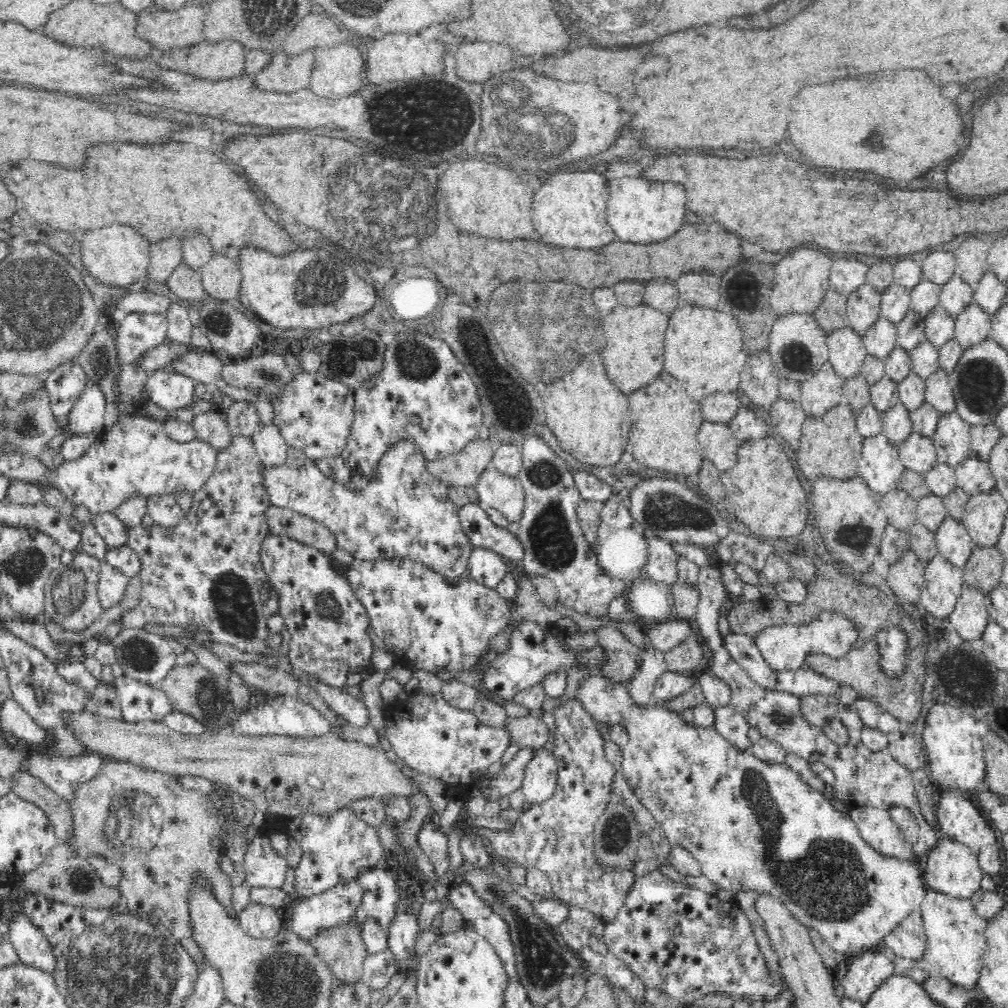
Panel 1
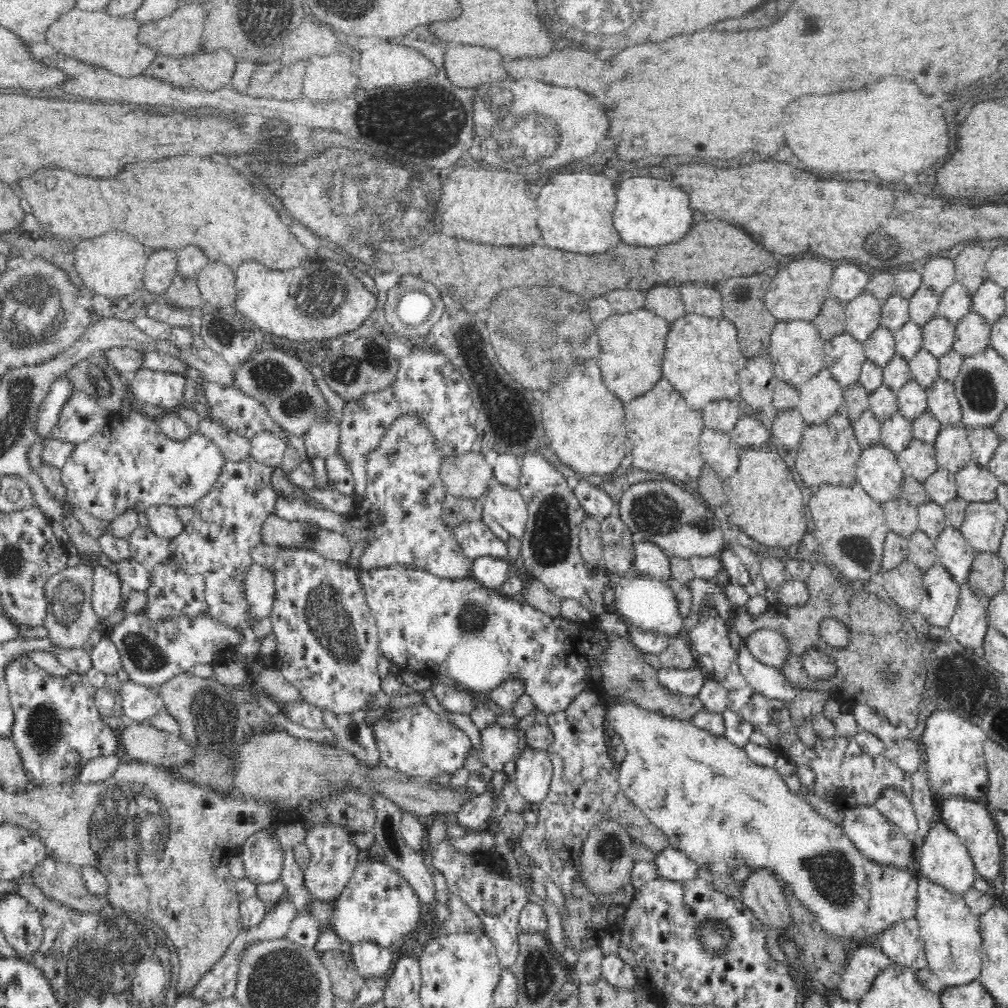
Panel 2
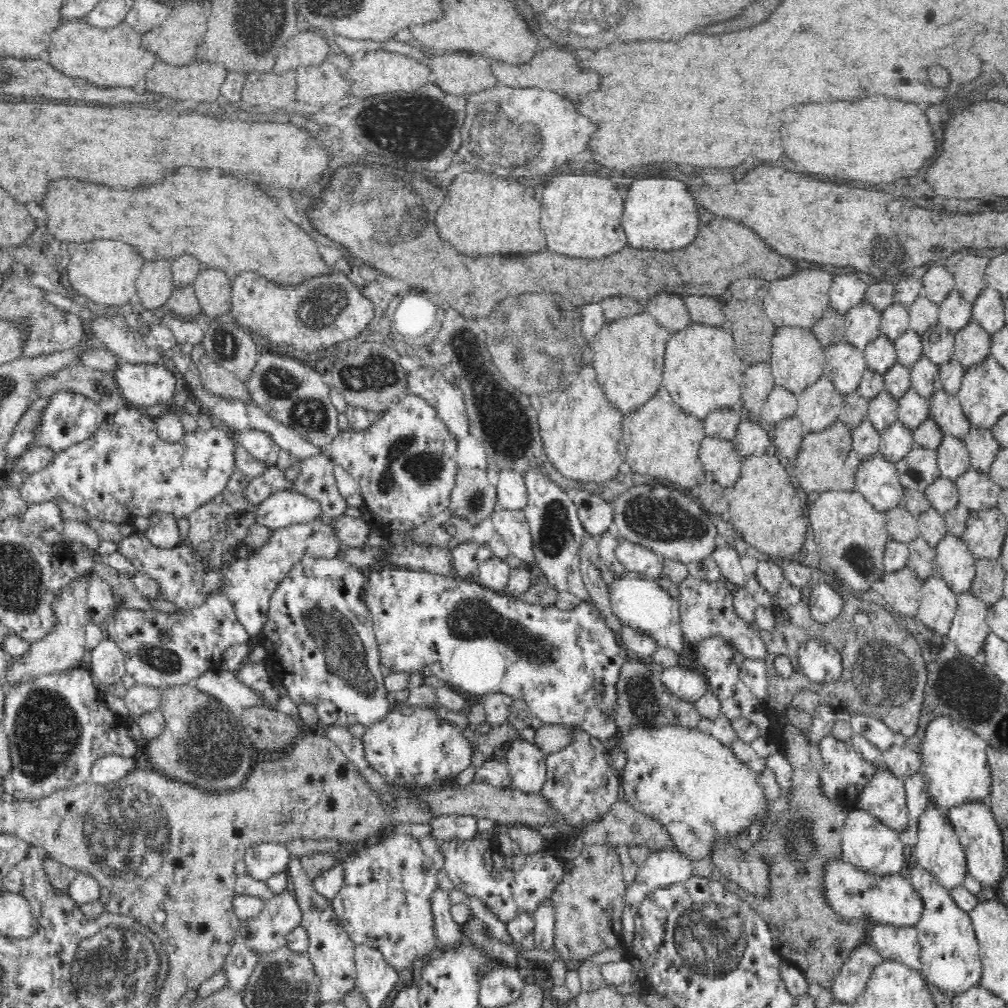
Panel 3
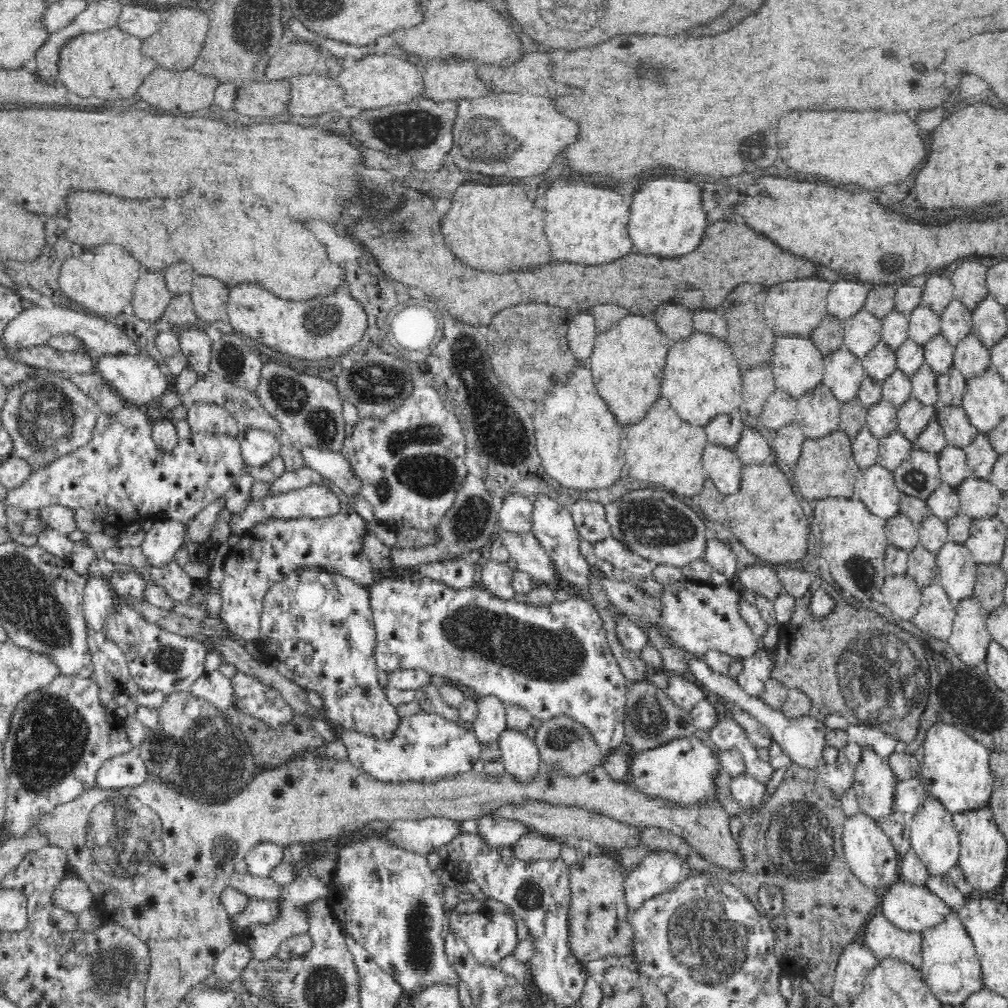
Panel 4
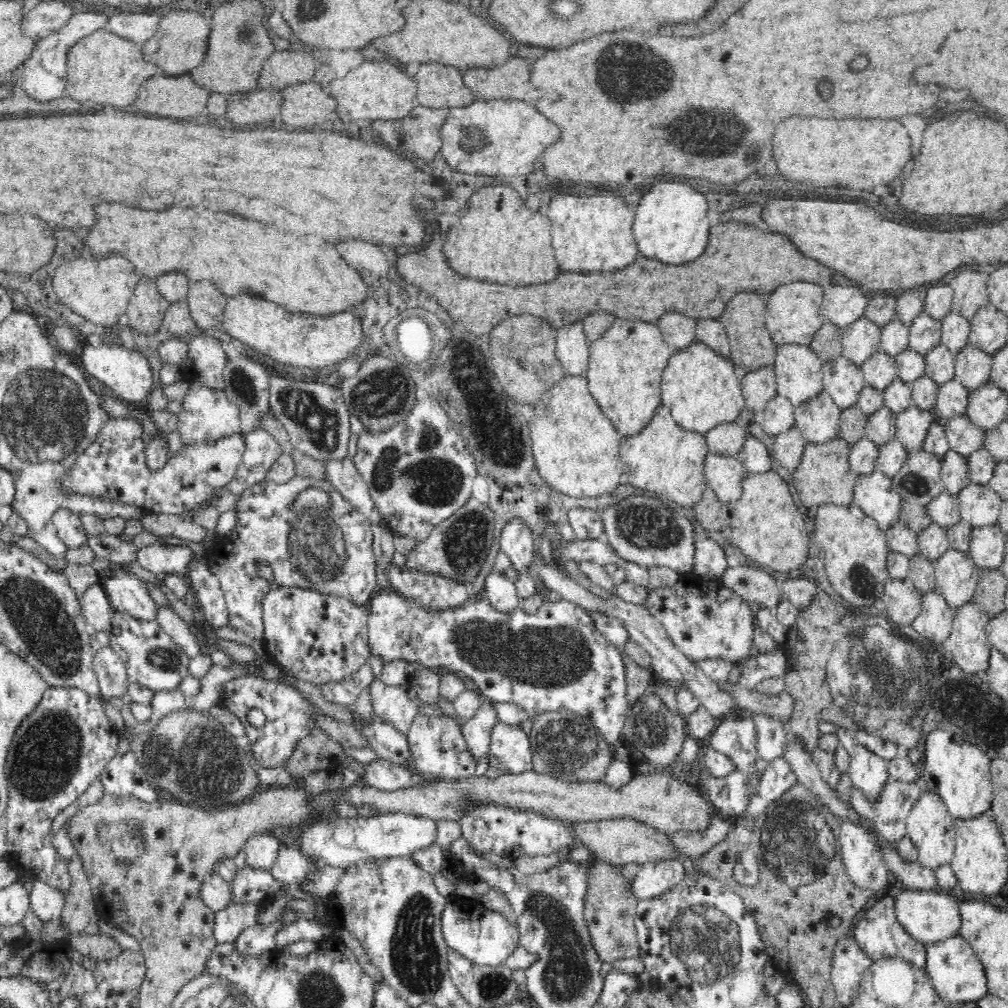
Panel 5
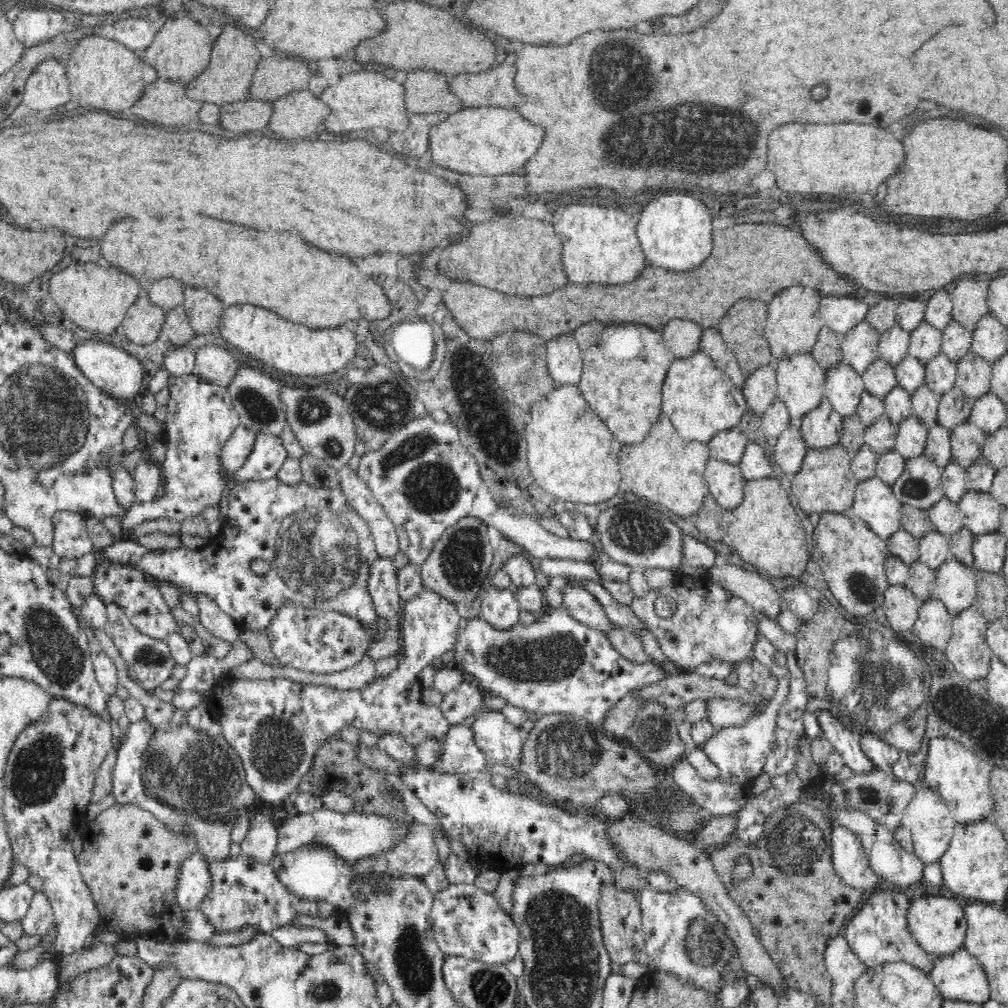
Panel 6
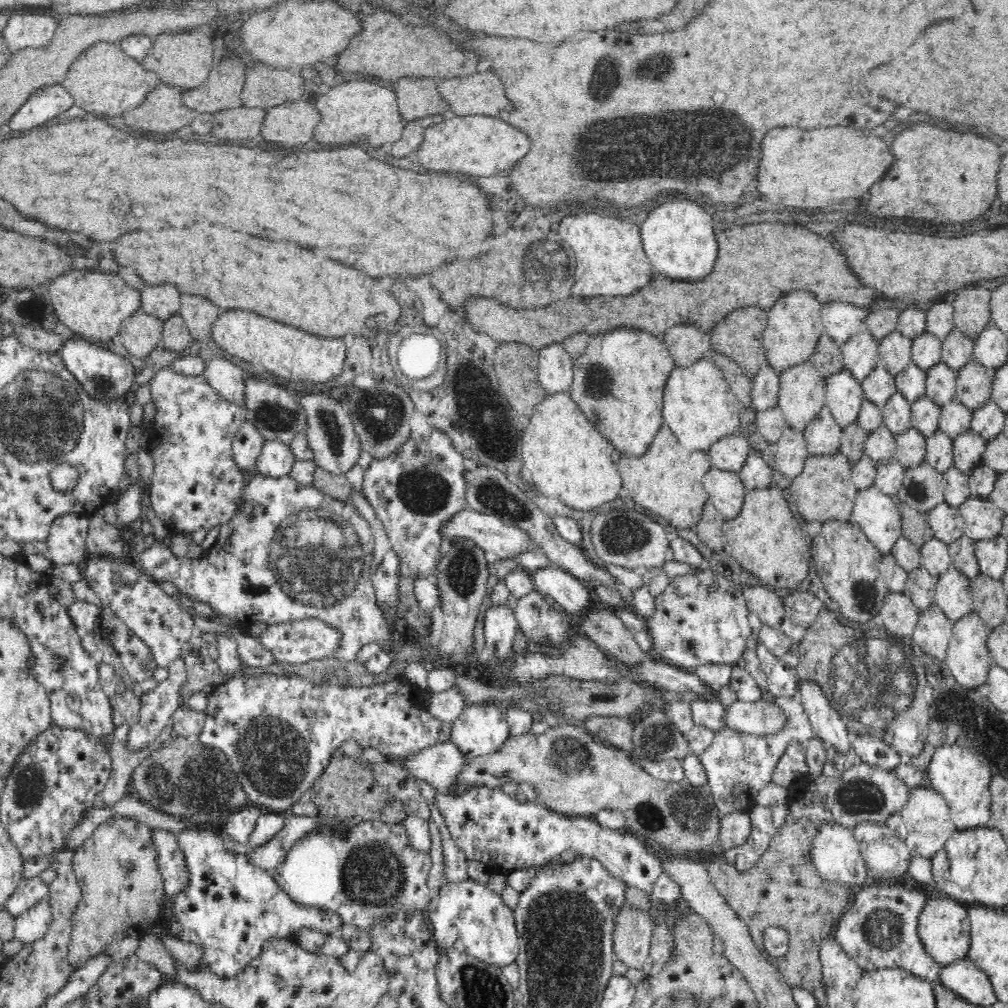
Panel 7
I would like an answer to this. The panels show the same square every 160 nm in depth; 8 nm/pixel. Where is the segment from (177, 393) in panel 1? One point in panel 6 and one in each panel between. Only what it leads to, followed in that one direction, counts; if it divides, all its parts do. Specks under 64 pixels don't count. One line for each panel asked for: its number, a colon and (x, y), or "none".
2: (164, 389)
3: (141, 385)
4: (137, 379)
5: (127, 375)
6: (119, 374)

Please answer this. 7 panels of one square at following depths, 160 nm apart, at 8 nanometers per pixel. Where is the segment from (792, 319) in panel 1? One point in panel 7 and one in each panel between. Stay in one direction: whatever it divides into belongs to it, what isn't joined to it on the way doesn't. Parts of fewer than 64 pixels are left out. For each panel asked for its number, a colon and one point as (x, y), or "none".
2: (795, 350)
3: (797, 358)
4: (798, 366)
5: (798, 371)
6: (801, 380)
7: (802, 389)

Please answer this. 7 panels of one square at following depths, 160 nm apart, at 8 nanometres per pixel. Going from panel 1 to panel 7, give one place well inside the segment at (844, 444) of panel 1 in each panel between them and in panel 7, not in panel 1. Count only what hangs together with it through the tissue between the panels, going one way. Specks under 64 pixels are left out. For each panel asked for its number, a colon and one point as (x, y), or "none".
2: (829, 452)
3: (827, 461)
4: (825, 467)
5: (824, 475)
6: (825, 483)
7: (824, 490)

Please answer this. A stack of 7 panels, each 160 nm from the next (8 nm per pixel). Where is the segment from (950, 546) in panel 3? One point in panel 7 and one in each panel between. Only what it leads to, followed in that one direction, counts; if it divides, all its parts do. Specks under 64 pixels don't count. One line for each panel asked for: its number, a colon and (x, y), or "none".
4: (956, 568)
5: (956, 575)
6: (956, 584)
7: (953, 595)

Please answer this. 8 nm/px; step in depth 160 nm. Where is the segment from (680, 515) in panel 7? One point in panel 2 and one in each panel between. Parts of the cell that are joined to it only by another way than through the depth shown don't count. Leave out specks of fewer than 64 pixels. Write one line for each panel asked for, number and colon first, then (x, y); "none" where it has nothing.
2: (663, 431)
3: (660, 439)
4: (661, 449)
5: (664, 458)
6: (664, 468)

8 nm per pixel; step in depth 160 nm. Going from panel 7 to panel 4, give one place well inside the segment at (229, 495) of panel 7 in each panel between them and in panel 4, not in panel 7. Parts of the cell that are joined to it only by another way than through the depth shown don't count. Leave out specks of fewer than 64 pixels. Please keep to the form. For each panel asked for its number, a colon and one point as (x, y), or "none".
4: (201, 417)
5: (207, 415)
6: (201, 417)

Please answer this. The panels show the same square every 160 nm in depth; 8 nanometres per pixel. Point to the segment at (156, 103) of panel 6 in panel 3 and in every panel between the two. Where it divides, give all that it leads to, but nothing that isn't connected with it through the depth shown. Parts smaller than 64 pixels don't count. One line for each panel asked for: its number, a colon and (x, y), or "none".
3: (200, 80)
4: (187, 90)
5: (180, 96)

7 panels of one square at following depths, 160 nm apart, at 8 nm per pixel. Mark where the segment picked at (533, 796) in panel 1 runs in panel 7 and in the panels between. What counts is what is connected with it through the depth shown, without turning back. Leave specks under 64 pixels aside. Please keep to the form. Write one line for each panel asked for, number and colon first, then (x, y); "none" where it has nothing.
2: (533, 769)
3: (528, 770)
4: (519, 753)
5: (511, 747)
6: (502, 742)
7: (482, 729)

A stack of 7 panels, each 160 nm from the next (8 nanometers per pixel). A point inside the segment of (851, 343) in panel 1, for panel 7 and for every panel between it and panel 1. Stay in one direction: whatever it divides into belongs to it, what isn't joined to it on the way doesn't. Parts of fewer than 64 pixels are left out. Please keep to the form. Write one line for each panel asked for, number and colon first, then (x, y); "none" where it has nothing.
2: (844, 355)
3: (844, 366)
4: (843, 371)
5: (843, 379)
6: (844, 386)
7: (844, 394)

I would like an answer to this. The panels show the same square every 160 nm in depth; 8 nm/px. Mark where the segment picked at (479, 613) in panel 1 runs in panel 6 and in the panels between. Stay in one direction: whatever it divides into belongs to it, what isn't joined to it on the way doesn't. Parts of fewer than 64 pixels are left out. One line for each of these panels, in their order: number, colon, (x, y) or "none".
2: (458, 628)
3: (564, 663)
4: (555, 660)
5: (556, 659)
6: (557, 664)

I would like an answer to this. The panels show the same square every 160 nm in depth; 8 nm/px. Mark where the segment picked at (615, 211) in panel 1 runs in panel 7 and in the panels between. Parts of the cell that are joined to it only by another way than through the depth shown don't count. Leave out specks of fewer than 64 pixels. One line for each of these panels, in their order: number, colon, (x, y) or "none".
2: (648, 212)
3: (659, 215)
4: (666, 219)
5: (671, 225)
6: (675, 230)
7: (678, 236)

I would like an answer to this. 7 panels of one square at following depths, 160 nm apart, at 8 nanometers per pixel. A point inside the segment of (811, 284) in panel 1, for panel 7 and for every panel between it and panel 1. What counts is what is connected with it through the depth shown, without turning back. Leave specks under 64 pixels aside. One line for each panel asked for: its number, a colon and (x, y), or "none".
2: (798, 290)
3: (799, 300)
4: (797, 307)
5: (794, 311)
6: (794, 320)
7: (794, 323)

